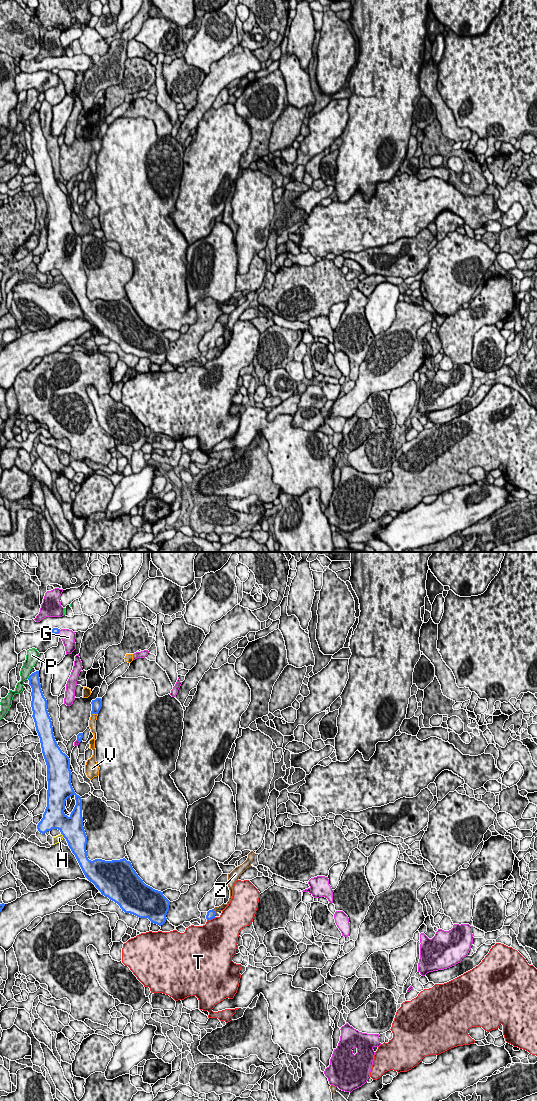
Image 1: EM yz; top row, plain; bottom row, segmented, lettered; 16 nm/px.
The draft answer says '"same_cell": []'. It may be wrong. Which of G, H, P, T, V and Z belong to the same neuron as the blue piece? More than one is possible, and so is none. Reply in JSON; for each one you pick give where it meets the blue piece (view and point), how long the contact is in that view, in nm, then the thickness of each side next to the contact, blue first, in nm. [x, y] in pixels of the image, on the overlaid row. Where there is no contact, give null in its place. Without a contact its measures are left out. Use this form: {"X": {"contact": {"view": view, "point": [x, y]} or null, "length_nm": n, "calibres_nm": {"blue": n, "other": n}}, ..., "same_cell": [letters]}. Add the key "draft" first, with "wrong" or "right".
{"draft": "wrong", "Z": {"contact": {"view": "yz", "point": [214, 911]}, "length_nm": 100, "calibres_nm": {"blue": 130, "other": 90}}, "same_cell": ["Z"]}

